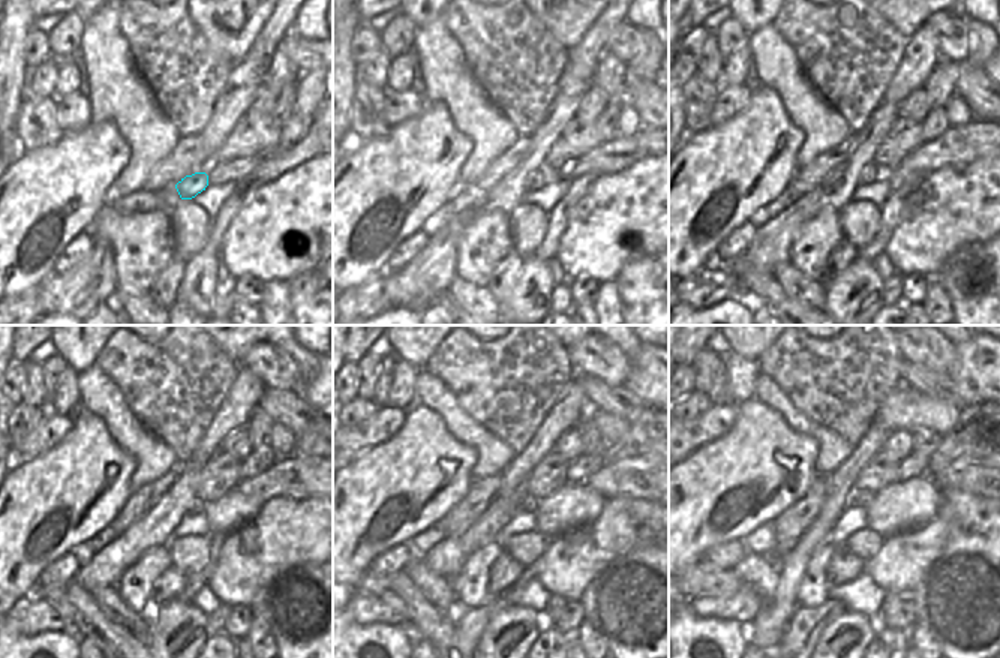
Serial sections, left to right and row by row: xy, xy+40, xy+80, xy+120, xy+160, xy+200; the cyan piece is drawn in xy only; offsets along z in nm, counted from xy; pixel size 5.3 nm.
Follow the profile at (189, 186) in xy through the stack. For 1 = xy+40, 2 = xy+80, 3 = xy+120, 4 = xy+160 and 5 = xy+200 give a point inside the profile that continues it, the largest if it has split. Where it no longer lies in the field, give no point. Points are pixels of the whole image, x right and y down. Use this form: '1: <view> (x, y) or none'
1: xy+40 (534, 180)
2: xy+80 (868, 176)
3: xy+120 (197, 505)
4: xy+160 (529, 504)
5: xy+200 (862, 499)

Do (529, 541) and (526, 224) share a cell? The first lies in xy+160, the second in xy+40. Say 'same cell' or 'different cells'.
same cell

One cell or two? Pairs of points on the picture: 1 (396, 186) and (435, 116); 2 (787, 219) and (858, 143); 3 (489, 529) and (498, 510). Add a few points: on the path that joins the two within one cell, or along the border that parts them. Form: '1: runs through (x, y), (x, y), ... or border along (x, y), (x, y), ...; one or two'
1: runs through (413, 168), (428, 150), (432, 134); one
2: runs through (808, 204), (817, 200), (853, 164); one
3: runs through (489, 525), (498, 514); one

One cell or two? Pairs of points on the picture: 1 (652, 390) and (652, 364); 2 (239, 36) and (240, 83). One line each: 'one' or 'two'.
1: one
2: two

